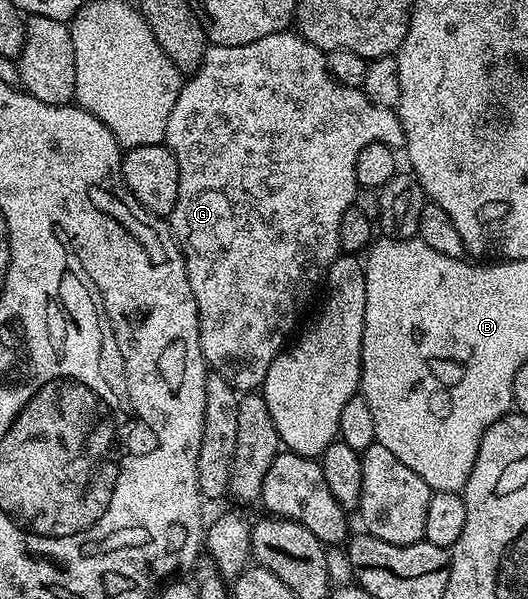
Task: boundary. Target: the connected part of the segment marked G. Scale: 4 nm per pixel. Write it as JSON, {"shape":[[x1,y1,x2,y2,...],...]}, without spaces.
{"shape":[[289,29,268,35,259,41,251,41,247,45,206,46,201,64,182,82,181,92,175,101,175,109,171,109,171,117,167,117,165,130,165,143,179,165,179,197,175,201,175,209,167,216,167,222,169,228,173,230,177,246,181,248,181,256,185,258,187,277,191,281,191,293,195,293,199,341,205,362,216,374,225,378,238,393,252,392,264,383,271,361,275,361,275,357,294,334,293,326,297,323,297,314,308,305,309,298,313,295,313,286,320,279,322,282,326,278,329,266,335,262,341,251,339,223,325,223,325,207,344,207,347,210,354,206,359,190,355,177,355,157,359,157,359,149,372,143,386,143,389,147,397,149,404,142,401,118,394,108,375,105,365,96,361,87,348,87,334,79,326,52,320,51,302,35]]}

